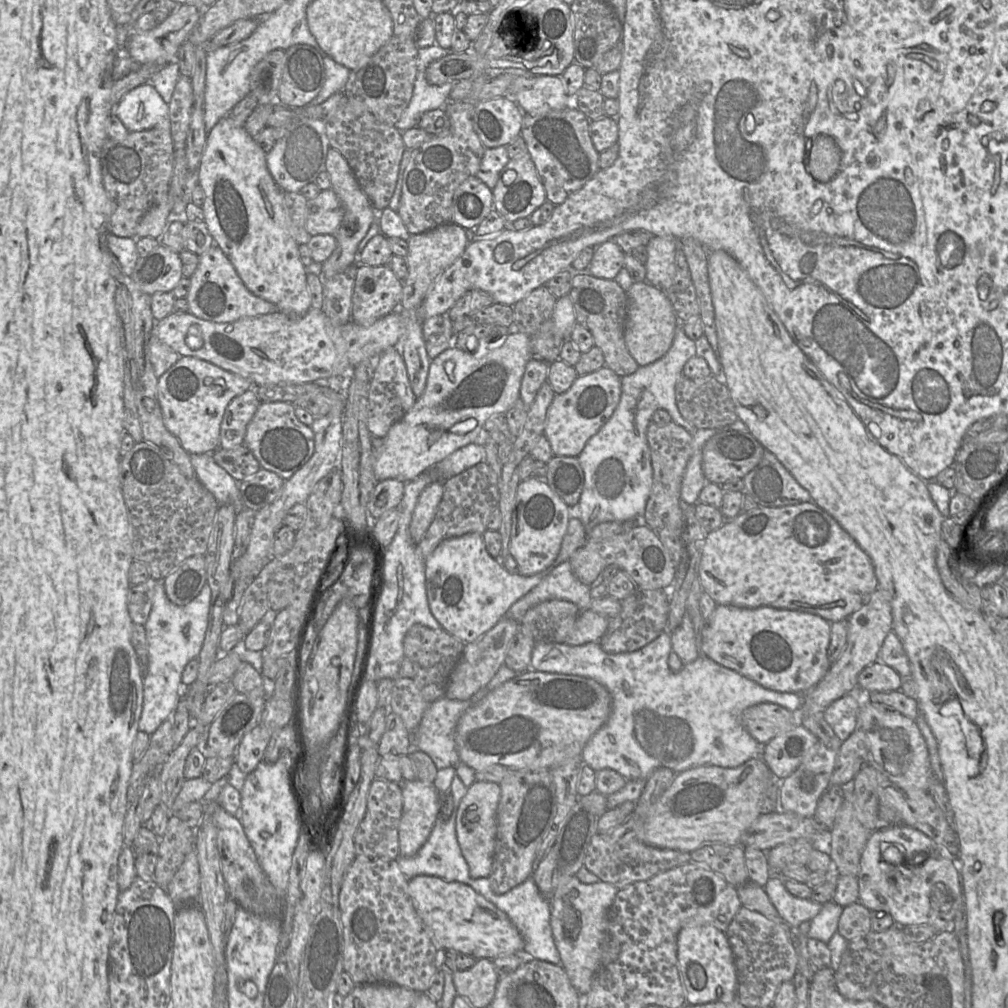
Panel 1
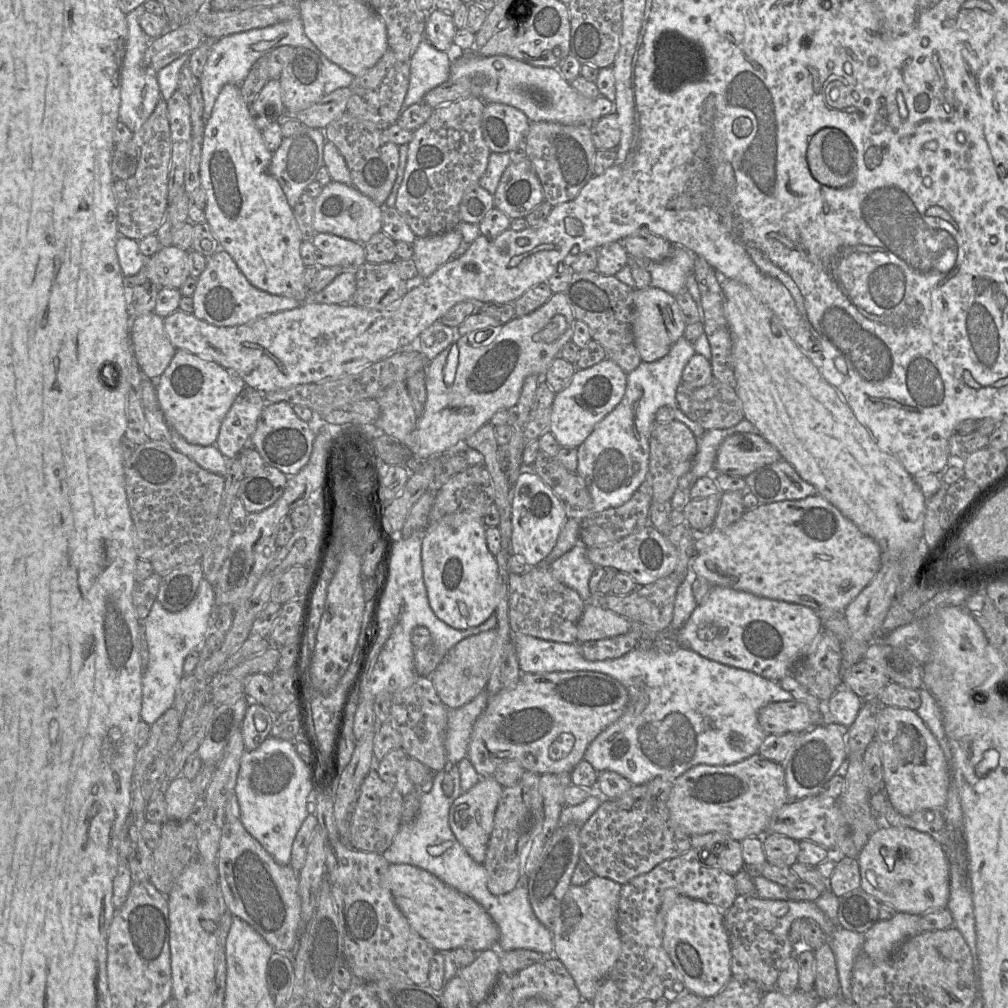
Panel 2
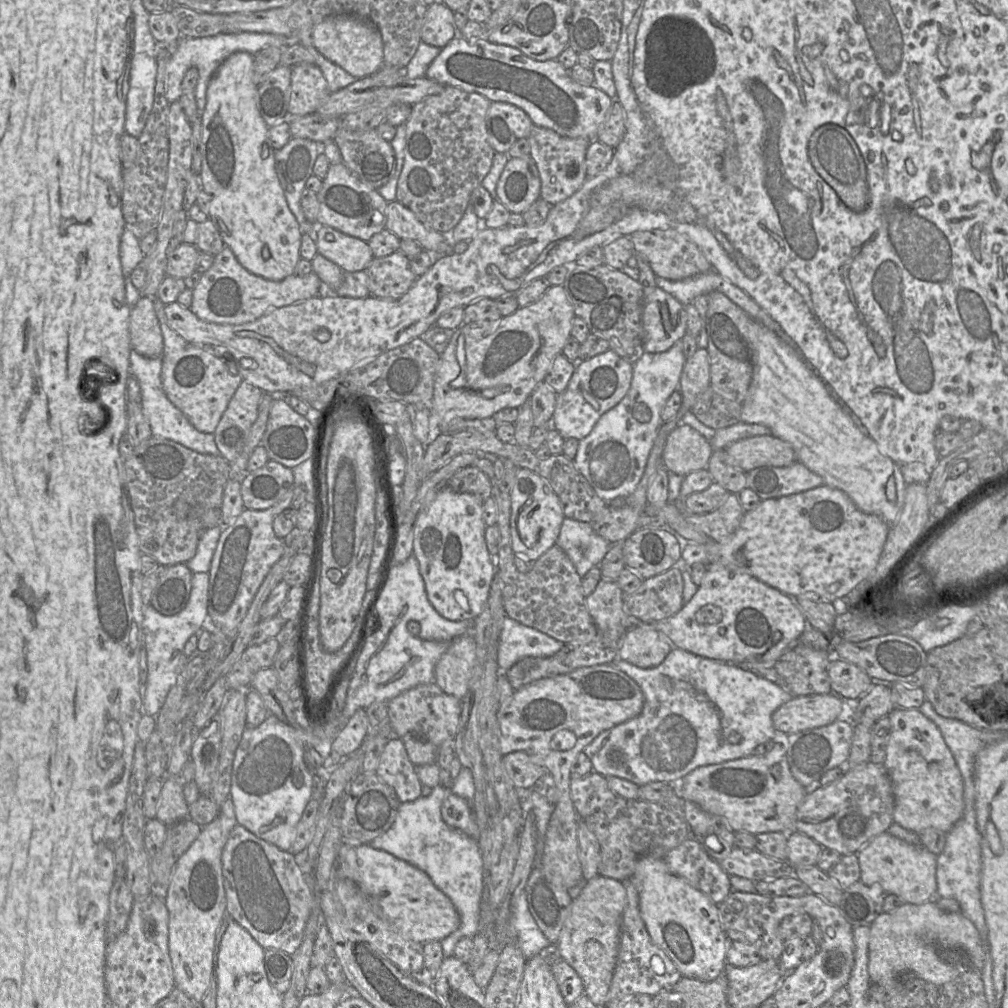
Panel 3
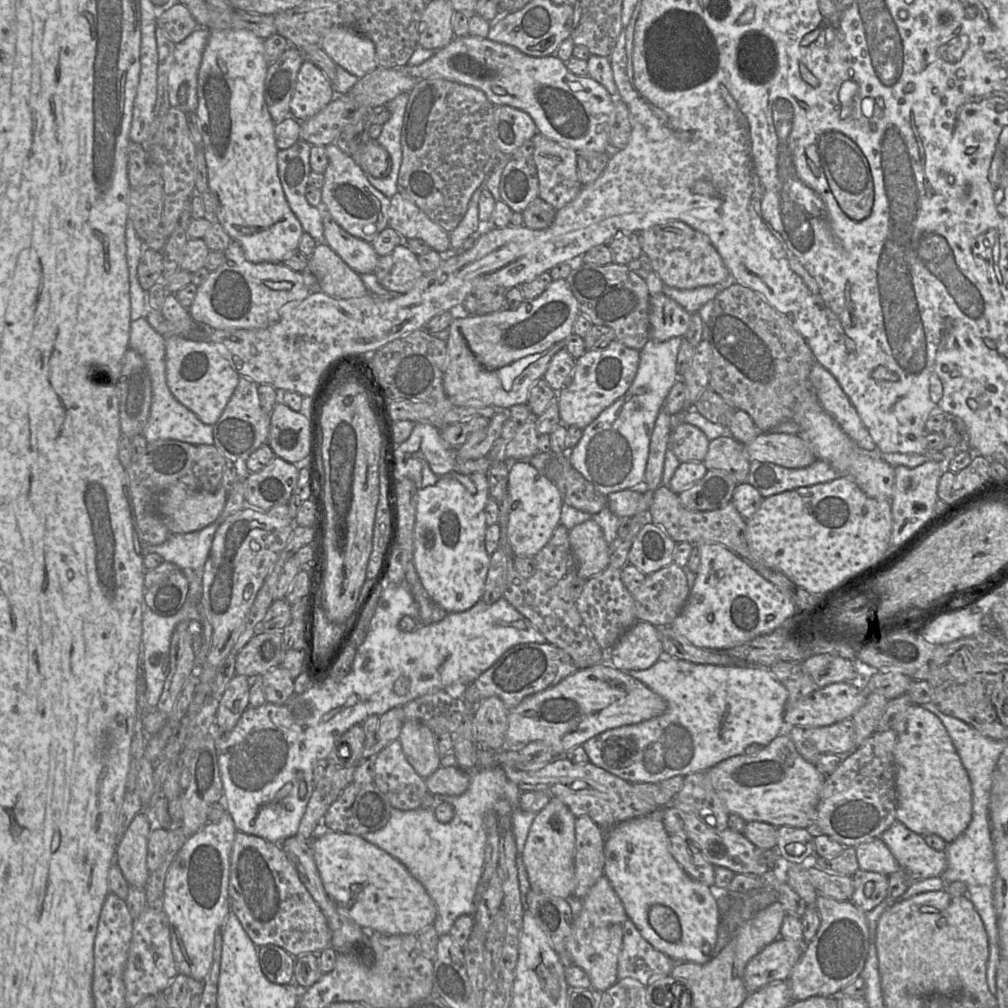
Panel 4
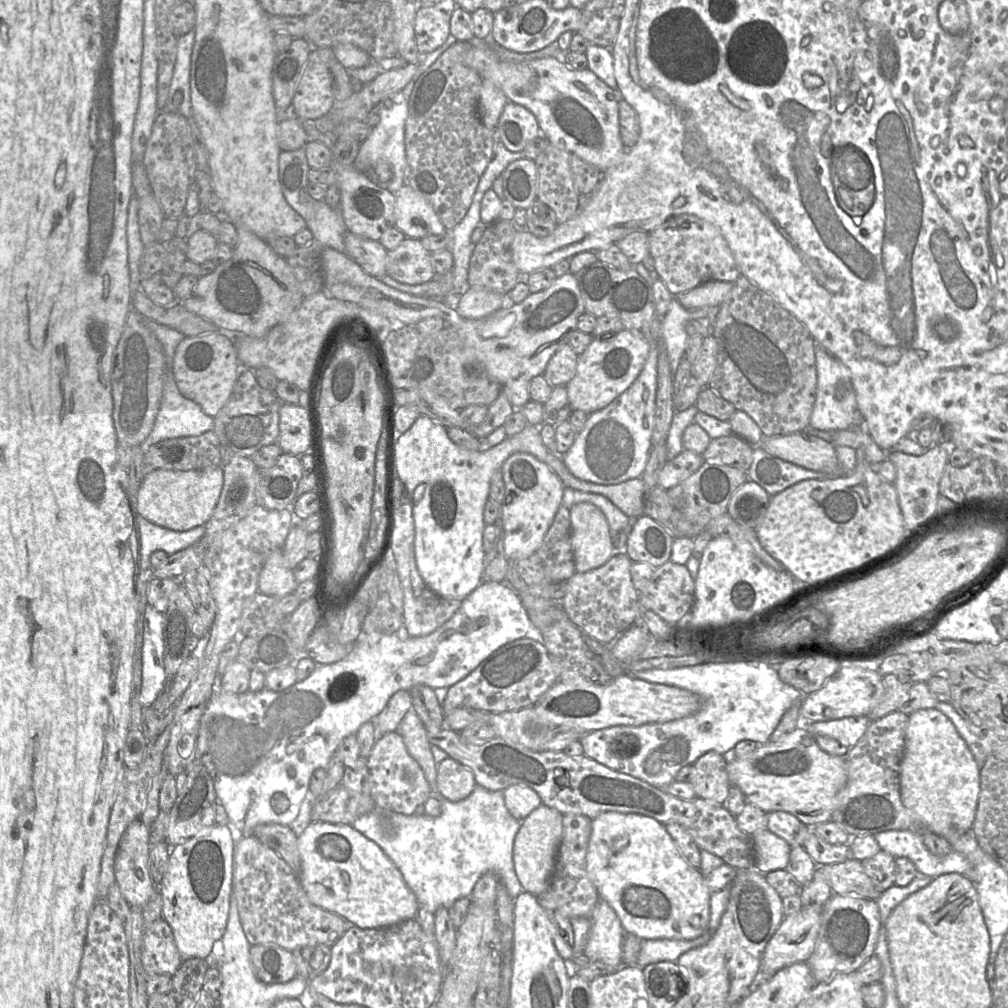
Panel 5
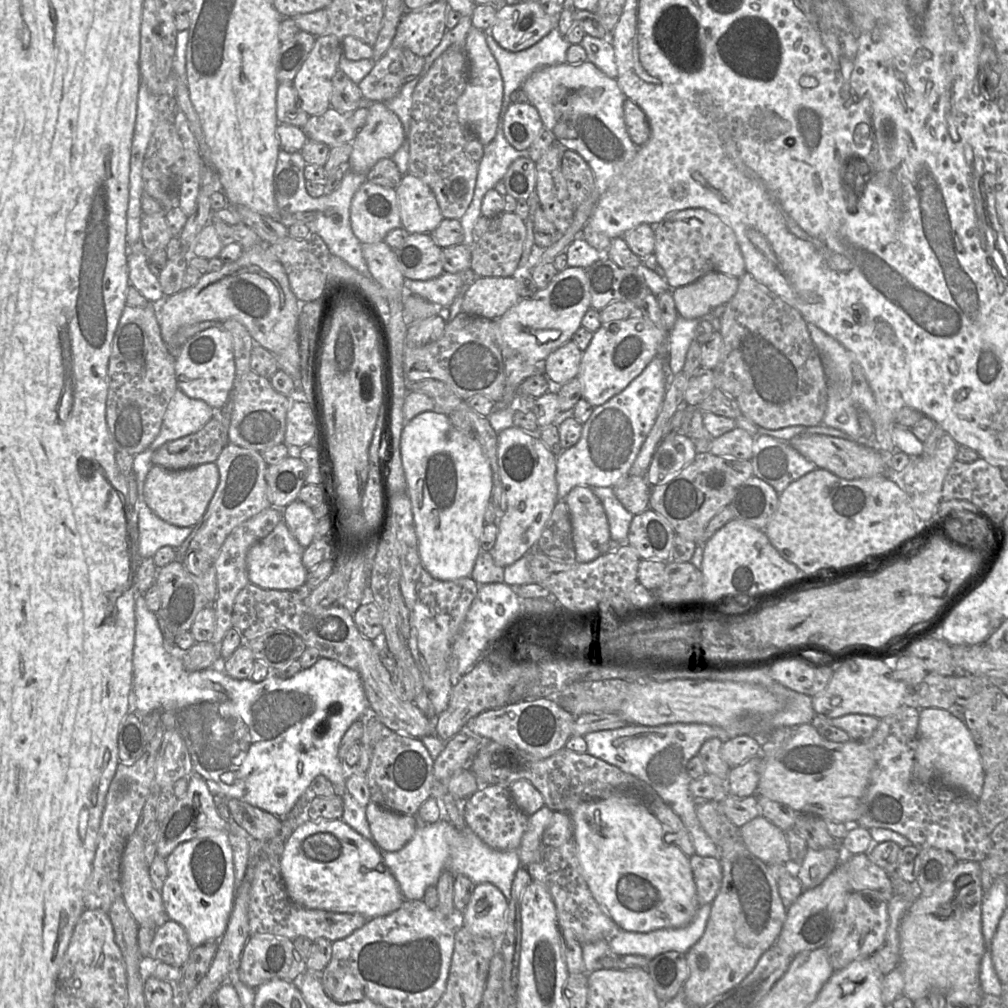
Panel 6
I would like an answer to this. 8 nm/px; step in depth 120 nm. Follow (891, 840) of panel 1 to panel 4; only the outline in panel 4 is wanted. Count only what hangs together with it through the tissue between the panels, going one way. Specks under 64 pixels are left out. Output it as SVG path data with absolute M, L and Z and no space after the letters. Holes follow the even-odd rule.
M880 838L861 843L854 848L859 869L885 875L901 870L891 851Z

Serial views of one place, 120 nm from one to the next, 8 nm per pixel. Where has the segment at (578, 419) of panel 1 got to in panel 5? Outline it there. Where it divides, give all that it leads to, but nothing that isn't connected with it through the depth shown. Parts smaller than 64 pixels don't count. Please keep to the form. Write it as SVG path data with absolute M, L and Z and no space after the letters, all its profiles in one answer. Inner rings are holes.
M627 329L611 334L606 339L593 337L588 347L579 355L575 375L566 385L572 411L580 410L590 415L608 406L636 380L650 347L651 342L646 337Z

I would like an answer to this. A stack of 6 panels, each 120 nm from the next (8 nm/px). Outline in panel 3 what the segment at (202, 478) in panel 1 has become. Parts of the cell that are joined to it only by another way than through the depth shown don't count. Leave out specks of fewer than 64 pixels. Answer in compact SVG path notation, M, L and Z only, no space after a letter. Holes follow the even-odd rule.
M135 350L130 352L131 376L134 376L140 386L142 409L149 422L152 436L175 441L198 453L220 455L212 433L198 431L187 417L168 399L162 384L162 358L148 358Z

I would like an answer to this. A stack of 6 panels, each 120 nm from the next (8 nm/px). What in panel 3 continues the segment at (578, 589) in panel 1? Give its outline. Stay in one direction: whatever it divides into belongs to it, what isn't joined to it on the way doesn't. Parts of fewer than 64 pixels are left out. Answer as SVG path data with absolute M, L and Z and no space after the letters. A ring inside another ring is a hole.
M565 517L556 544L568 555L582 578L600 563L611 543L599 536L588 522Z

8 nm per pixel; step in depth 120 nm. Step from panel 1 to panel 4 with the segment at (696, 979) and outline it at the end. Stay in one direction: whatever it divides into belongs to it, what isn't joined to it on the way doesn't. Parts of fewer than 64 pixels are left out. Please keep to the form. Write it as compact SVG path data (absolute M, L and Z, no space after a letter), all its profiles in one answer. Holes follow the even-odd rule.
M661 811L629 819L609 828L604 843L604 875L610 880L621 899L626 914L641 935L658 951L674 962L708 962L714 949L720 924L718 894L713 887L693 879L673 857L670 850L669 833L664 828Z

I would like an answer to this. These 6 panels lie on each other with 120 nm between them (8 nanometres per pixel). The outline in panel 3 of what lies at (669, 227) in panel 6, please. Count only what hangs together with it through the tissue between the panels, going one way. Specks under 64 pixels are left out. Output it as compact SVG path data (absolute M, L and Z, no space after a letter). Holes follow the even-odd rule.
M675 229L635 232L629 237L633 243L635 254L645 256L655 276L677 281L712 270L711 264L697 245Z

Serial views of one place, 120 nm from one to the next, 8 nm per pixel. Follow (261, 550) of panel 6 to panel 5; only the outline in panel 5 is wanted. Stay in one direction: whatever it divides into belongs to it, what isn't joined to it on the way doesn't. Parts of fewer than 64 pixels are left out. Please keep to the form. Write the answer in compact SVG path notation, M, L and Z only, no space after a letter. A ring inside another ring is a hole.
M282 549L270 553L259 575L258 591L281 598L294 593L297 586L294 570L288 566Z

